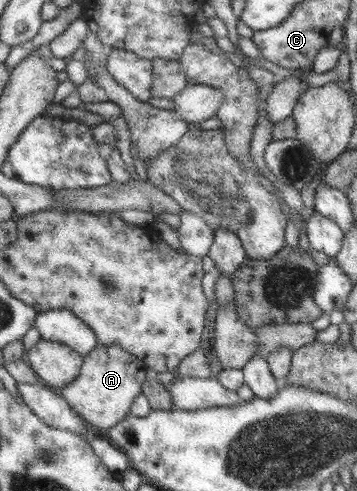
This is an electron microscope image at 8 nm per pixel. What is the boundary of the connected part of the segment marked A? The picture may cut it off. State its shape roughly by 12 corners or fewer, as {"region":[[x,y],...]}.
{"region":[[97,343],[56,388],[94,433],[130,414],[144,362]]}

